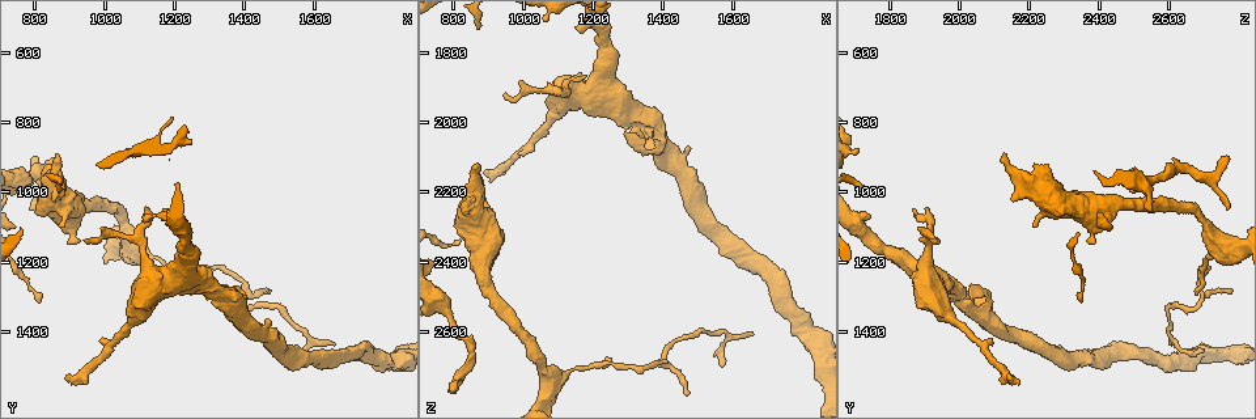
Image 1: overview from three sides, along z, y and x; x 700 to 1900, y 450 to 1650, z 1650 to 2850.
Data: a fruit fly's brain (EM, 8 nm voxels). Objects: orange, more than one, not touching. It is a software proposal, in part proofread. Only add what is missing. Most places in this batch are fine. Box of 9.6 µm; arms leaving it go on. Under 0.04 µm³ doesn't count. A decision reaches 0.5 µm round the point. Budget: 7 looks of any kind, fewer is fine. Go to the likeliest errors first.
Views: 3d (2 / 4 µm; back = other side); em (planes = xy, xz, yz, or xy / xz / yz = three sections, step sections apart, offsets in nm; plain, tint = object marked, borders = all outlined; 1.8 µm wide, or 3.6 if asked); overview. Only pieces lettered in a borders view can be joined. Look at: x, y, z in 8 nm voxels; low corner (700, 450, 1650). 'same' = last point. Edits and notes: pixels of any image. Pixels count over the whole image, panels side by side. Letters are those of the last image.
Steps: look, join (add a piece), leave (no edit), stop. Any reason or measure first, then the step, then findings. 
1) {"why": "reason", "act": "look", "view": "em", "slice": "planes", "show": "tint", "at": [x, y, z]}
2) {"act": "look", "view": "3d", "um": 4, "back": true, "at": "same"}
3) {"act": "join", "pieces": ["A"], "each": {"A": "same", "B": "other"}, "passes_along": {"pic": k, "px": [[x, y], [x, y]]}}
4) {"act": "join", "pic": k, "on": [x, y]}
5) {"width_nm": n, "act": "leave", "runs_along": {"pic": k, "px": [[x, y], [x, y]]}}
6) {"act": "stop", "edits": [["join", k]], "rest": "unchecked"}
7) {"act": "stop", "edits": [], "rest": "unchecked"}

{"why": "stops while still wide", "act": "look", "view": "em", "slice": "yz", "step": 8, "show": "tint", "at": [860, 900, 2130]}

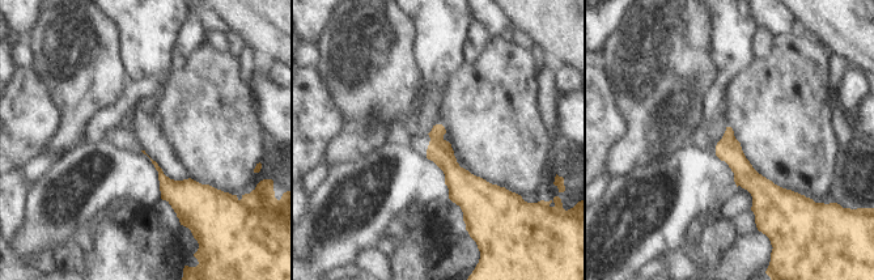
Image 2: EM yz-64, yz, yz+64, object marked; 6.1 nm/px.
{"act": "look", "view": "em", "slice": "planes", "show": "borders", "at": "same"}

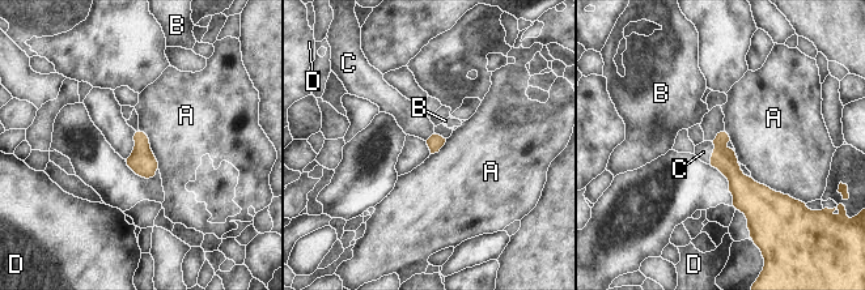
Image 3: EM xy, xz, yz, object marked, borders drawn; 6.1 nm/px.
{"act": "join", "pieces": ["C"], "each": {"A": "other", "B": "other", "C": "same", "D": "other"}, "passes_along": {"pic": 3, "px": [[724, 158], [712, 153], [703, 152]]}, "found": "the cell continues"}

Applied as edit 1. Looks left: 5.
{"why": "free end", "act": "look", "view": "em", "slice": "planes", "show": "borders", "at": [800, 900, 2770]}

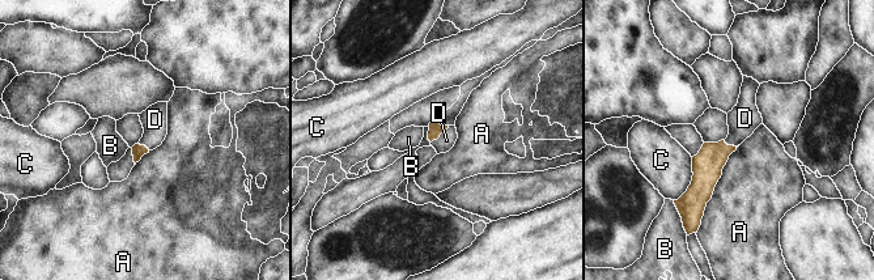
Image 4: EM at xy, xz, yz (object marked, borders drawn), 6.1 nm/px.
{"act": "join", "pieces": ["D"], "each": {"A": "other", "B": "other", "C": "other", "D": "same"}, "passes_along": {"pic": 4, "px": [[435, 127], [438, 136], [446, 140]]}, "found": "it goes on there"}

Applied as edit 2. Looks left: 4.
{"why": "free end", "act": "look", "view": "3d", "um": 2, "at": [900, 1540, 2170]}

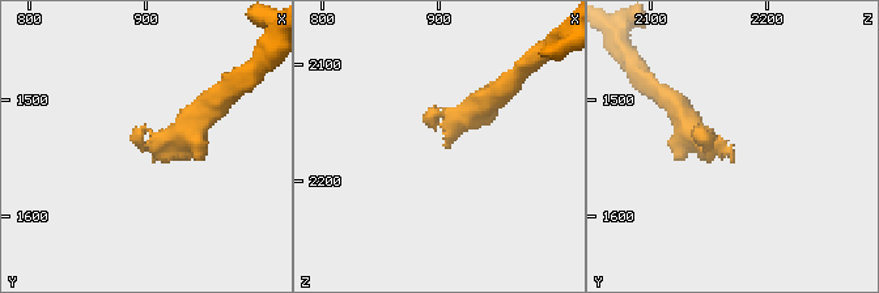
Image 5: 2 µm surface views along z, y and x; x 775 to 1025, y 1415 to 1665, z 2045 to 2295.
{"why": "shape alone is not enough", "act": "look", "view": "em", "slice": "planes", "show": "tint", "at": [908, 1554, 2170]}

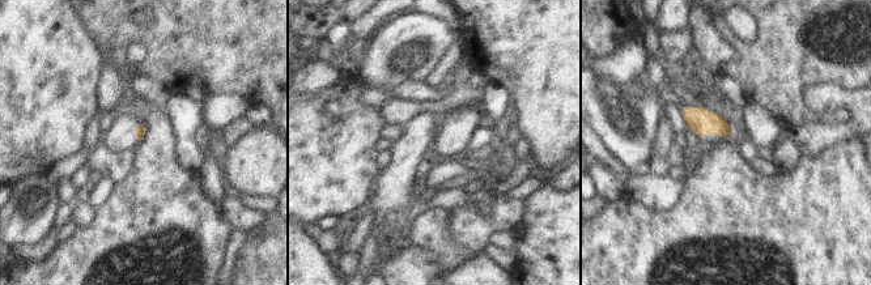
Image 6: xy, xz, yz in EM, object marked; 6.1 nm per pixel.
{"act": "look", "view": "em", "slice": "planes", "show": "borders", "at": "same"}

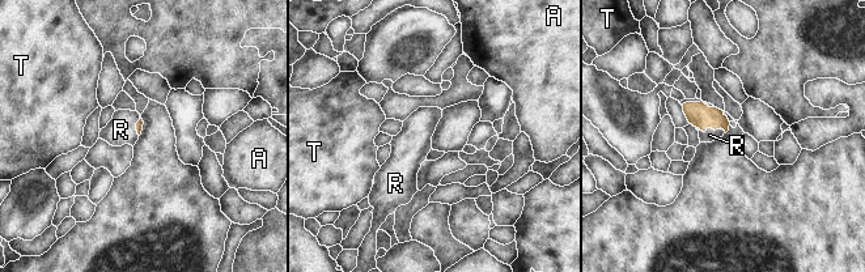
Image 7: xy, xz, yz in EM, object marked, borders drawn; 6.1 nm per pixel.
{"act": "join", "pieces": ["R"], "each": {"A": "other", "R": "same", "T": "other"}, "passes_along": {"pic": 7, "px": [[700, 115], [711, 127], [709, 135]]}, "found": "it goes on there"}

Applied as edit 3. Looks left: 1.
{"act": "stop", "edits": [["join", 3], ["join", 4], ["join", 7]], "rest": "unchecked"}

